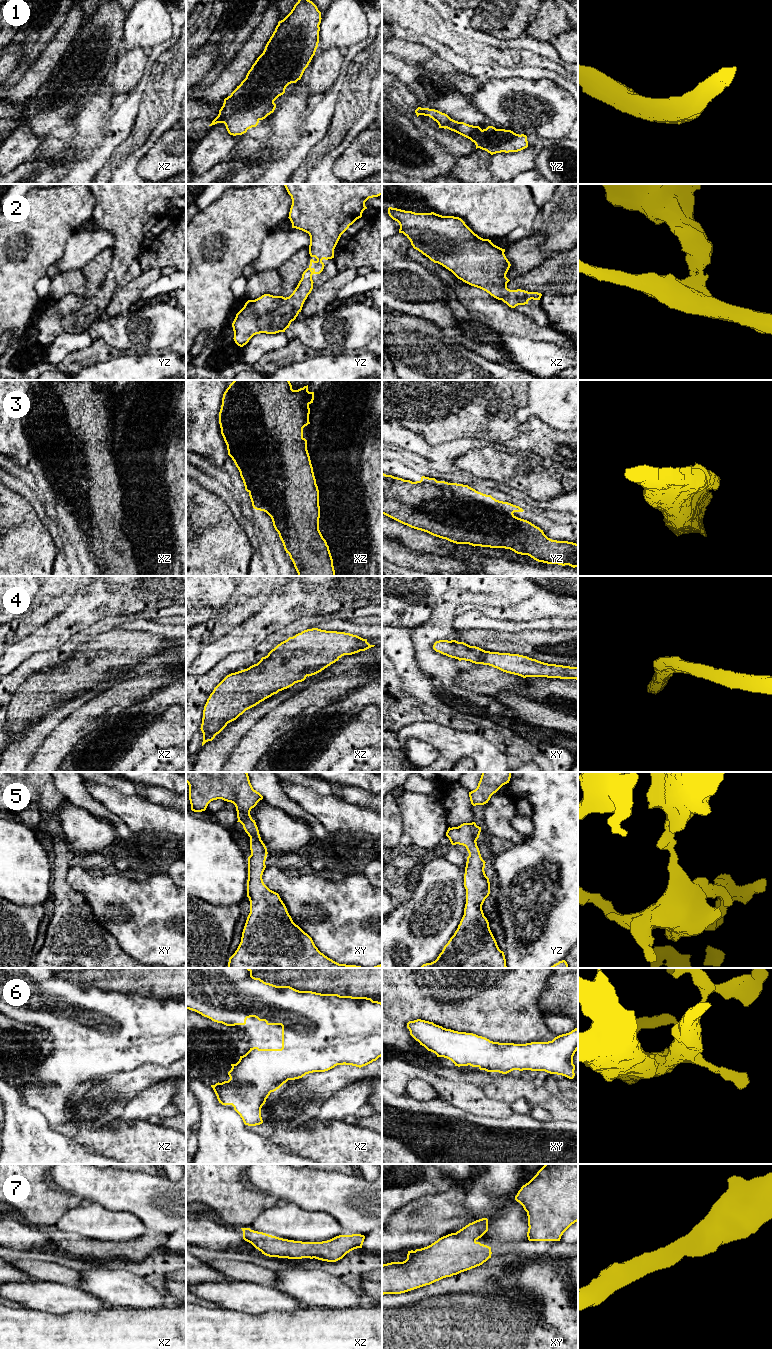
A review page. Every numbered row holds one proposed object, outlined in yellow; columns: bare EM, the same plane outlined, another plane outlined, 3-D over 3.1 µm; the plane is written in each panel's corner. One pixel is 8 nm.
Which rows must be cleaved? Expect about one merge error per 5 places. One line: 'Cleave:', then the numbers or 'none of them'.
Cleave: none of them

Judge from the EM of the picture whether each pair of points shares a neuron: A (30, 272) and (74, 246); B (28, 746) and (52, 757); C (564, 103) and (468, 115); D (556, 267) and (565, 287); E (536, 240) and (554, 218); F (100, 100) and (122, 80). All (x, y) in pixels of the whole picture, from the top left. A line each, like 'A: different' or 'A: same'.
A: different
B: different
C: different
D: same
E: different
F: different

